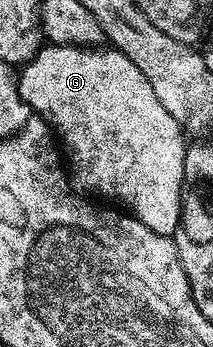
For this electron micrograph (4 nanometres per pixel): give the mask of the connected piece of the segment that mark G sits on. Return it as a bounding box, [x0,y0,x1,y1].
[16,46,187,236]

